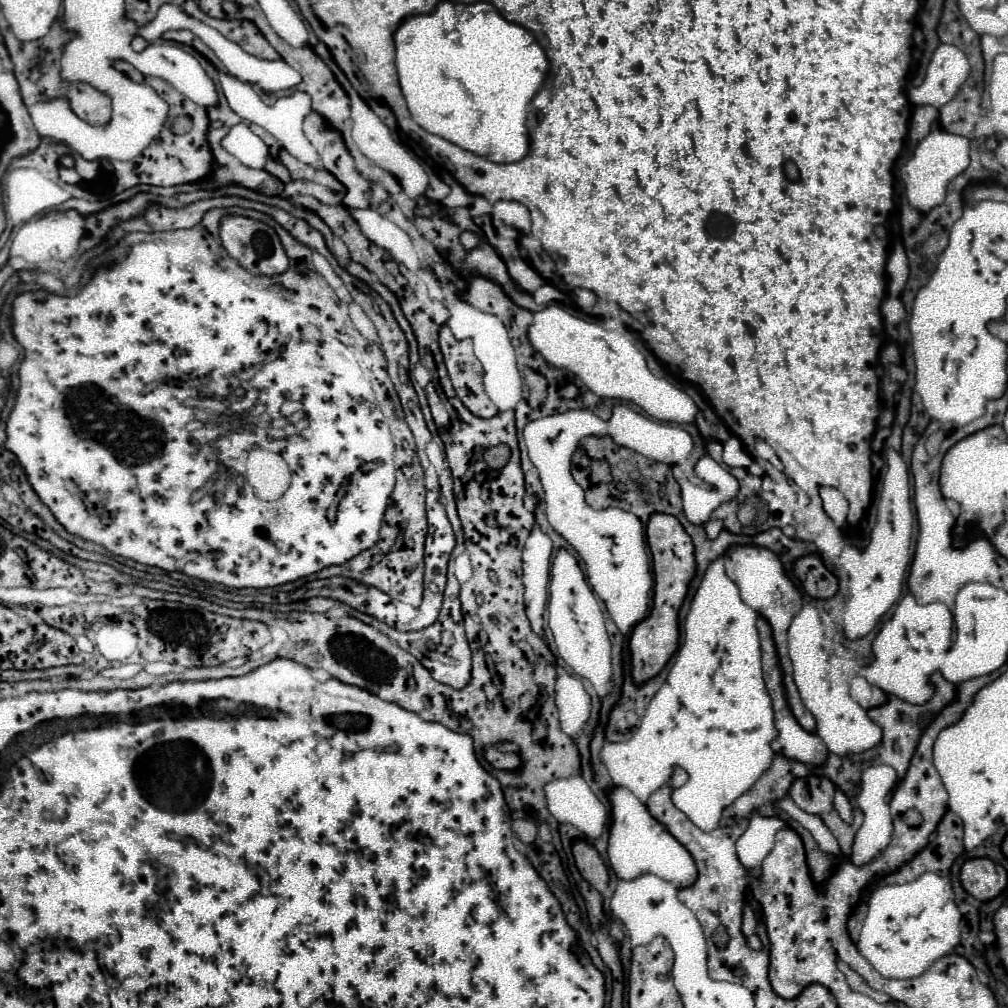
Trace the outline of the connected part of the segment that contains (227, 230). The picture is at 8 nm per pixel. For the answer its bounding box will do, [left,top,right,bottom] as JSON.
[219,214,289,276]

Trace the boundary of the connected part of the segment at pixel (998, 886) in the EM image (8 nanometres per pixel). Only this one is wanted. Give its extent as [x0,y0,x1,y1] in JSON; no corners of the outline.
[961,858,1007,902]

